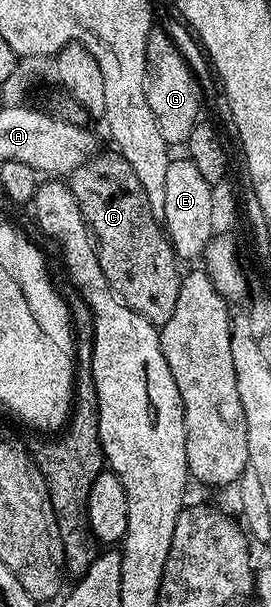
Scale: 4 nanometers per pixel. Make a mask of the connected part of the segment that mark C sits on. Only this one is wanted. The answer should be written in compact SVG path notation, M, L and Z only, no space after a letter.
M119 153L113 155L93 154L85 163L79 165L67 176L67 182L75 201L79 201L79 213L83 213L83 221L89 226L89 234L93 236L93 247L99 257L99 269L103 269L103 277L111 285L111 289L122 299L132 311L139 313L147 322L161 328L175 311L175 300L179 297L182 268L177 255L169 243L164 226L151 213L151 205L147 201L147 193L143 185L139 185L139 177L135 177L135 169L127 165L127 161Z

